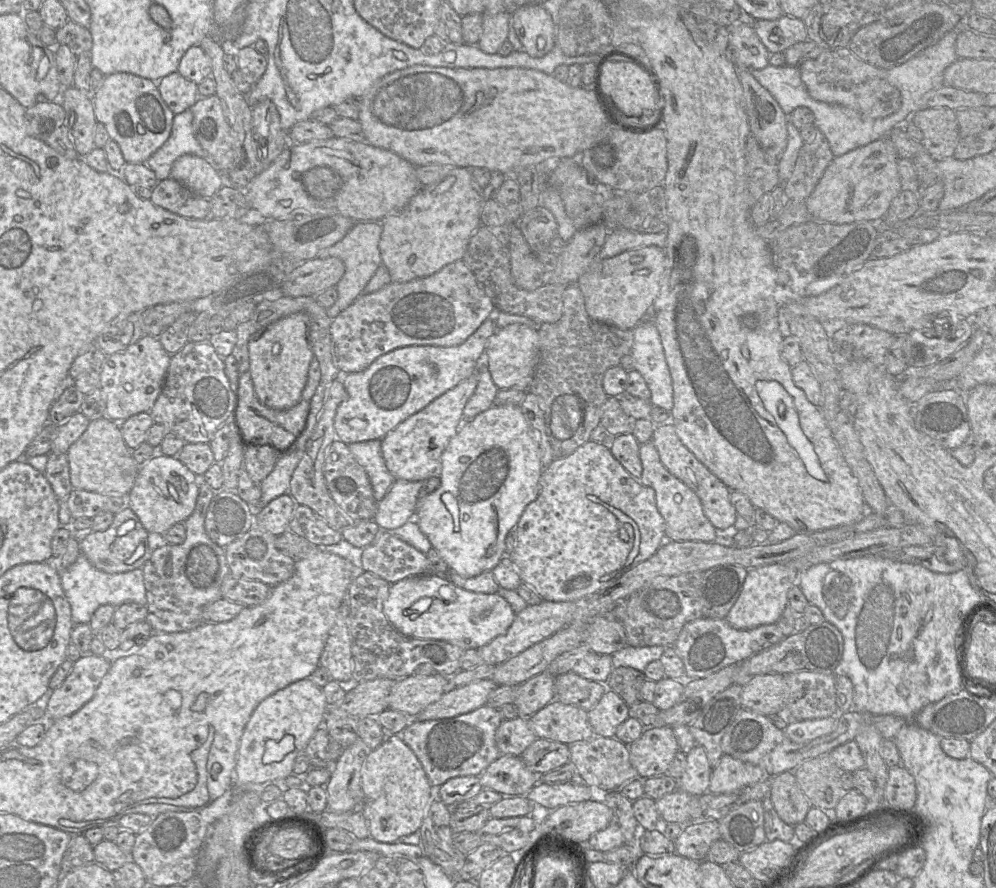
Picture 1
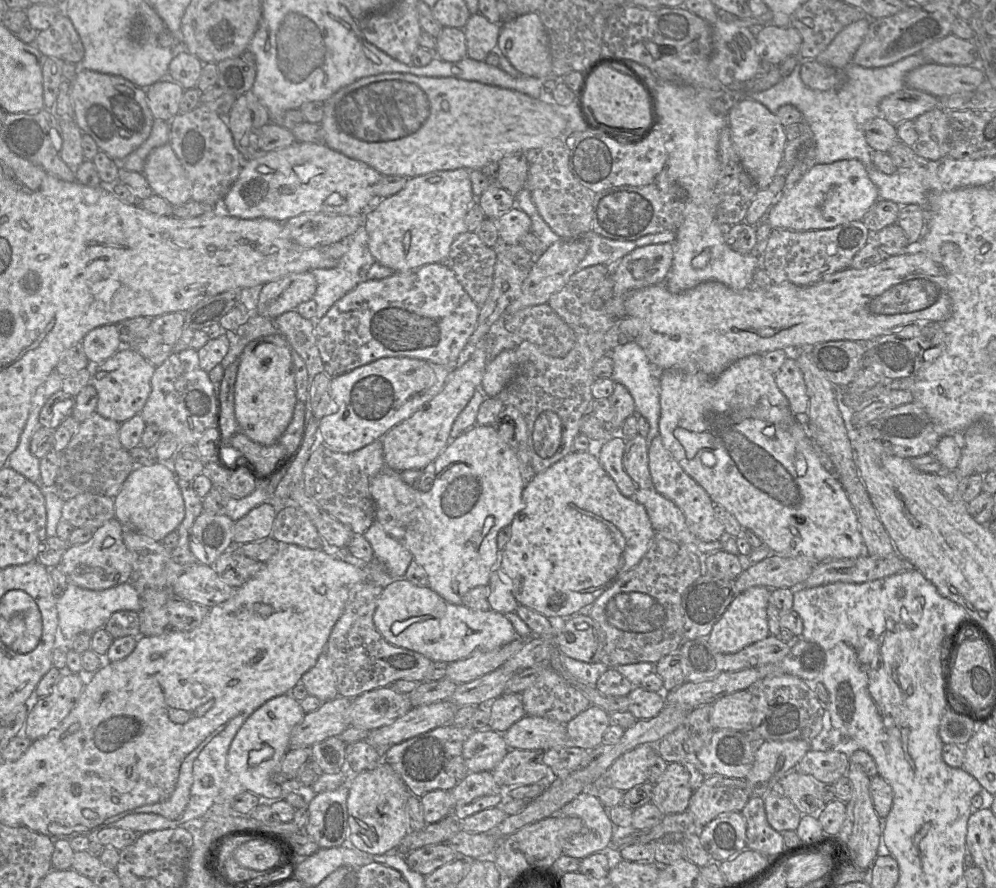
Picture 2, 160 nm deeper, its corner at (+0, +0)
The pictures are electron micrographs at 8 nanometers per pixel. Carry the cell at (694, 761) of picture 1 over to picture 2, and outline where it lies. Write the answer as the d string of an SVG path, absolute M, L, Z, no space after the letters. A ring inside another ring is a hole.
M678 762L668 763L653 785L650 803L658 807L664 815L680 813L687 809L693 792L687 769Z

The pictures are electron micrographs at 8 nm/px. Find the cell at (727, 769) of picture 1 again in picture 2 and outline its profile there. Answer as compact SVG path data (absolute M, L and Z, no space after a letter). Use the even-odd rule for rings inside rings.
M720 774L705 777L693 792L686 809L698 830L721 814L741 811L750 799L746 785L742 779Z

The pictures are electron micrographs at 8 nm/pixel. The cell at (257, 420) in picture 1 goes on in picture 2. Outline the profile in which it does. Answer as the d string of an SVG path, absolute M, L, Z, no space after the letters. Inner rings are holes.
M292 351L292 363L294 378L296 384L296 397L297 402L295 405L294 413L291 422L286 428L279 441L270 446L264 446L250 440L246 435L239 431L239 426L235 417L234 409L234 392L235 382L240 365L240 360L236 360L231 365L225 368L224 376L222 378L219 390L219 416L217 426L220 431L219 443L219 458L224 458L226 462L237 464L237 466L246 465L252 473L253 477L257 480L267 479L275 474L279 469L289 453L296 450L303 432L305 432L305 409L306 400L309 397L309 375L303 359L296 352Z

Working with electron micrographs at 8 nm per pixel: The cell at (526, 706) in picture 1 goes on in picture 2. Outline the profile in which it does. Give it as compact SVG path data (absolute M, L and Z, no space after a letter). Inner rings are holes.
M521 693L503 694L489 703L489 709L489 728L499 733L526 716Z

